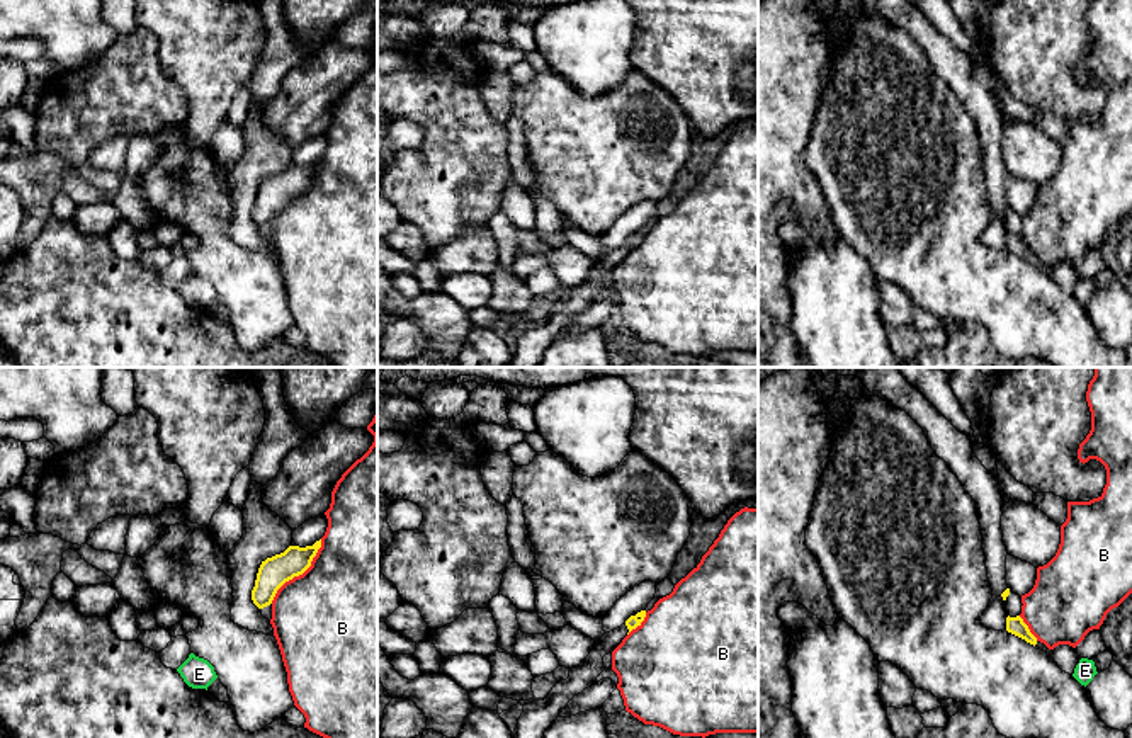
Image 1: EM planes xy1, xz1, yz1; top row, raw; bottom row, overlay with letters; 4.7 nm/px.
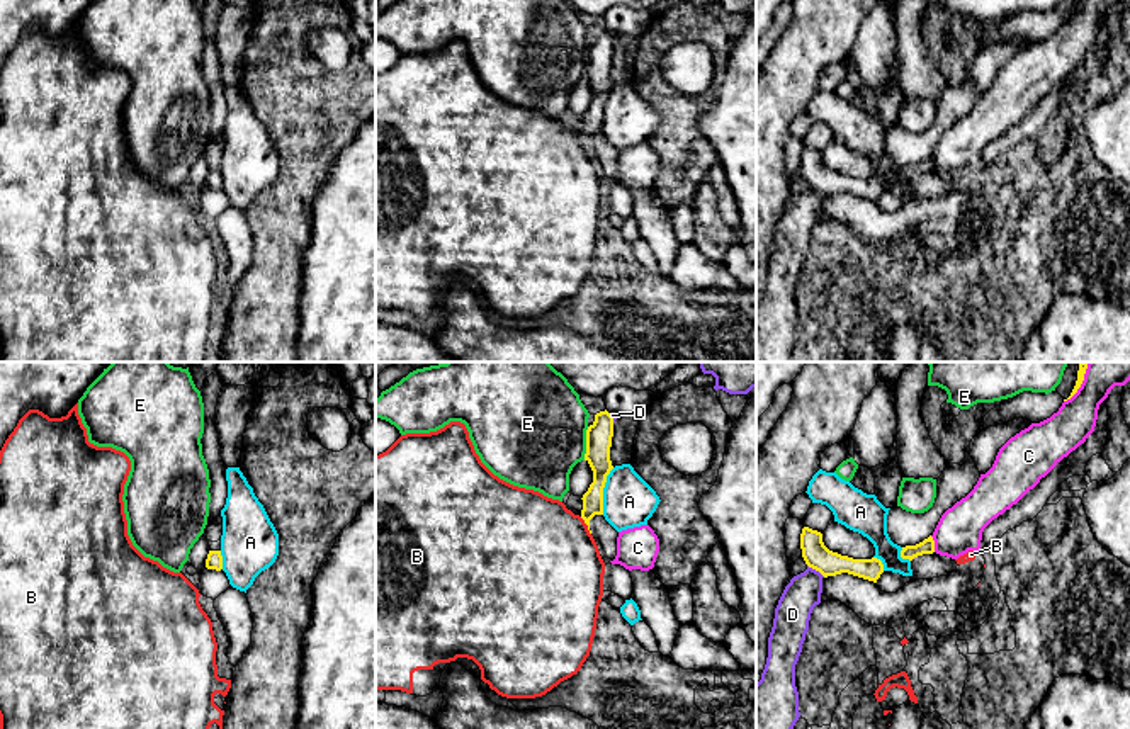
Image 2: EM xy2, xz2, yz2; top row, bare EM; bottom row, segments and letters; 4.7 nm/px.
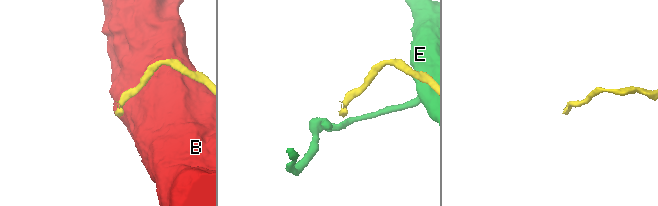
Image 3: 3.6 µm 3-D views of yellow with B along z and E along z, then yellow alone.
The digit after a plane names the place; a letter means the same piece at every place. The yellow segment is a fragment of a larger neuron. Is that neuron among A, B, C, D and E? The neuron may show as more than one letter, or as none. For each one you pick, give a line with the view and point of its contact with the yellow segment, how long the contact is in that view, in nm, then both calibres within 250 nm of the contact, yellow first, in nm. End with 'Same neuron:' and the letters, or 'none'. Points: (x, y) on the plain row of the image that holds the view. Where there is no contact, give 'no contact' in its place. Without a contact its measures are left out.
Same neuron: none

